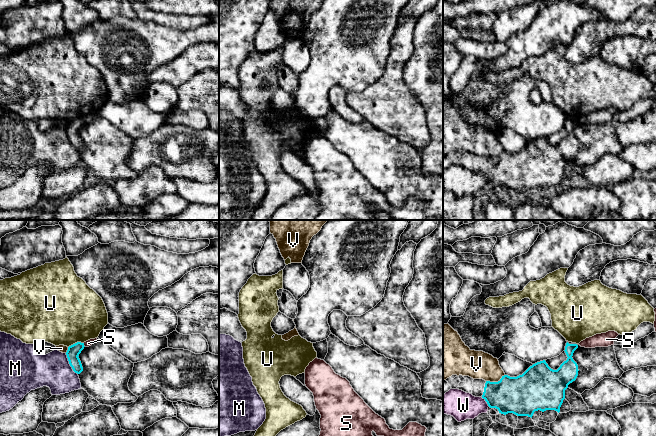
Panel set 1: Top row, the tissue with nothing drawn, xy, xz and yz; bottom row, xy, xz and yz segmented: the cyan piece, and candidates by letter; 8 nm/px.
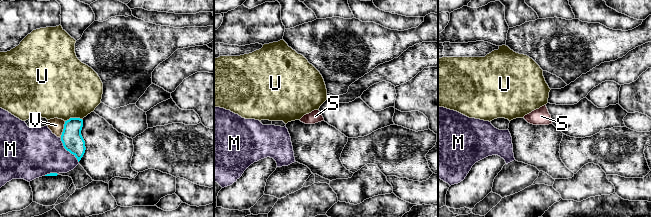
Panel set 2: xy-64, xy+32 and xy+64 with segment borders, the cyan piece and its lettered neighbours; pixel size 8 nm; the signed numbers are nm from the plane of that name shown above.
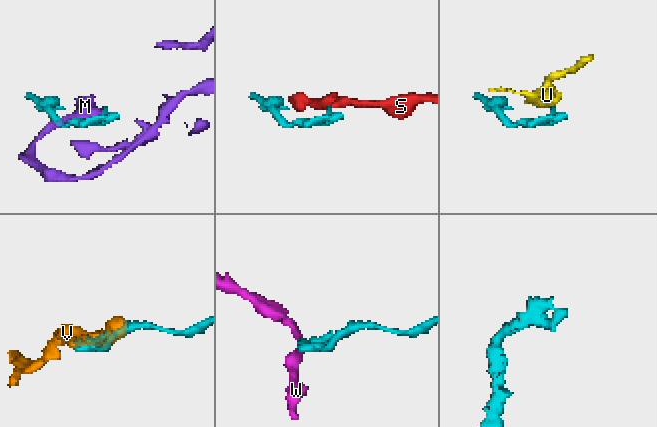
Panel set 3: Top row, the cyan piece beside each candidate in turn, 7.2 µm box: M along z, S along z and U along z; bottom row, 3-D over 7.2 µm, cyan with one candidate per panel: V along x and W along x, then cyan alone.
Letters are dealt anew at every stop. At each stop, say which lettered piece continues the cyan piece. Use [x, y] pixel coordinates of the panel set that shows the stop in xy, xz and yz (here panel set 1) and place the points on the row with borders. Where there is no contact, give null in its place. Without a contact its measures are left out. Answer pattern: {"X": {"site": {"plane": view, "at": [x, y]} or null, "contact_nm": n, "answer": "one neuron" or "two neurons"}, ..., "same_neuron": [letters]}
{"M": {"site": {"plane": "xy", "at": [69, 363]}, "contact_nm": 200, "answer": "two neurons"}, "S": {"site": {"plane": "xy", "at": [83, 345]}, "contact_nm": 40, "answer": "two neurons"}, "U": {"site": {"plane": "xy", "at": [75, 343]}, "contact_nm": 130, "answer": "two neurons"}, "V": {"site": {"plane": "yz", "at": [495, 382]}, "contact_nm": 160, "answer": "two neurons"}, "W": {"site": {"plane": "yz", "at": [486, 401]}, "contact_nm": 100, "answer": "two neurons"}, "same_neuron": []}

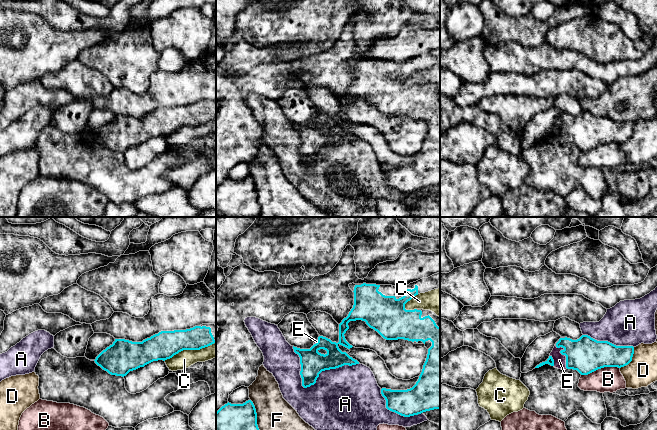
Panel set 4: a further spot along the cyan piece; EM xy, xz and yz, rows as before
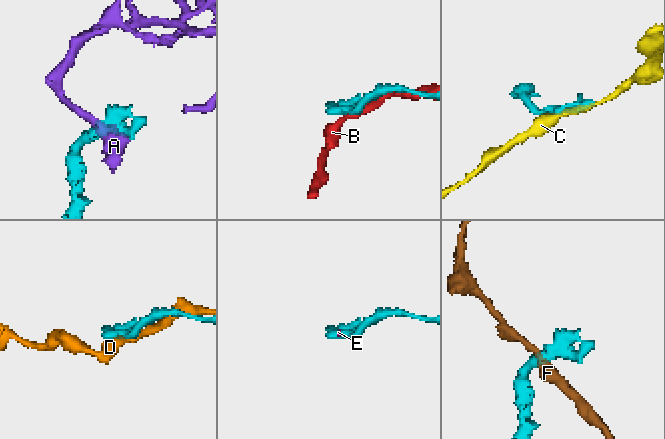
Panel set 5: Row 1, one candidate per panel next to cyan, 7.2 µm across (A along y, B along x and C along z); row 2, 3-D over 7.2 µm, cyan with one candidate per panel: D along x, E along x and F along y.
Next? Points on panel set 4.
{"A": {"site": {"plane": "xz", "at": [313, 384]}, "contact_nm": 550, "answer": "two neurons"}, "B": {"site": {"plane": "yz", "at": [600, 368]}, "contact_nm": 320, "answer": "two neurons"}, "C": {"site": {"plane": "xy", "at": [189, 349]}, "contact_nm": 440, "answer": "two neurons"}, "D": {"site": {"plane": "yz", "at": [631, 359]}, "contact_nm": 200, "answer": "two neurons"}, "E": {"site": {"plane": "yz", "at": [561, 353]}, "contact_nm": 240, "answer": "one neuron"}, "F": {"site": {"plane": "xz", "at": [256, 414]}, "contact_nm": 260, "answer": "two neurons"}, "same_neuron": ["E"]}

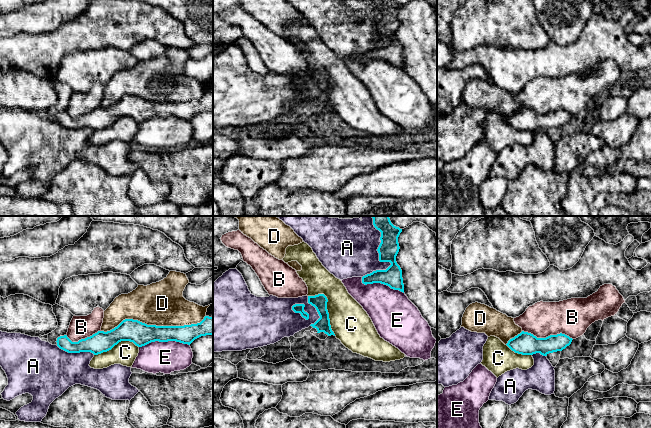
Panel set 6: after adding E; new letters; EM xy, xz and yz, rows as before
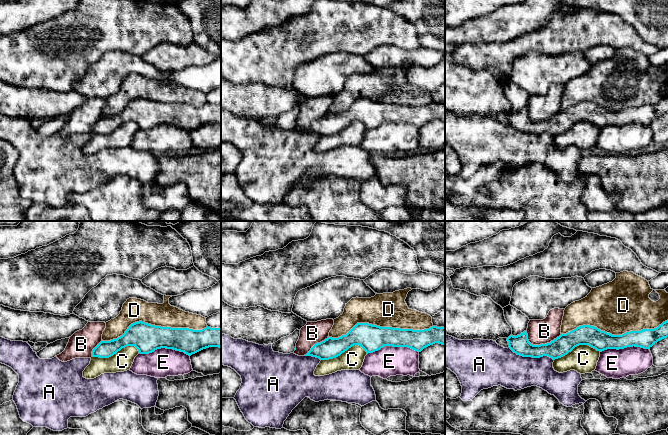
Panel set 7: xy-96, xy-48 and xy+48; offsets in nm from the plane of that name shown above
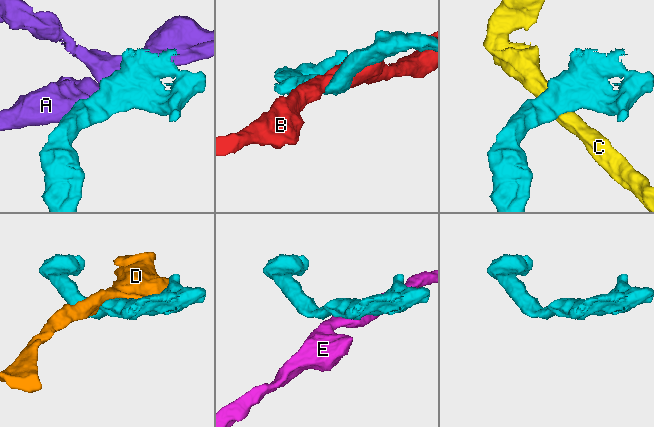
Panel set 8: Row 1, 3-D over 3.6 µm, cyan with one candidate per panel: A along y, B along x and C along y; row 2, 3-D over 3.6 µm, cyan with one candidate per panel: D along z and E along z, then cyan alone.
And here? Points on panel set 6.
{"A": {"site": {"plane": "xz", "at": [379, 258]}, "contact_nm": 500, "answer": "two neurons"}, "B": {"site": {"plane": "yz", "at": [547, 337]}, "contact_nm": 420, "answer": "two neurons"}, "C": {"site": {"plane": "xz", "at": [326, 307]}, "contact_nm": 400, "answer": "two neurons"}, "D": {"site": {"plane": "xy", "at": [153, 325]}, "contact_nm": 850, "answer": "two neurons"}, "E": {"site": {"plane": "xy", "at": [164, 341]}, "contact_nm": 400, "answer": "two neurons"}, "same_neuron": []}

